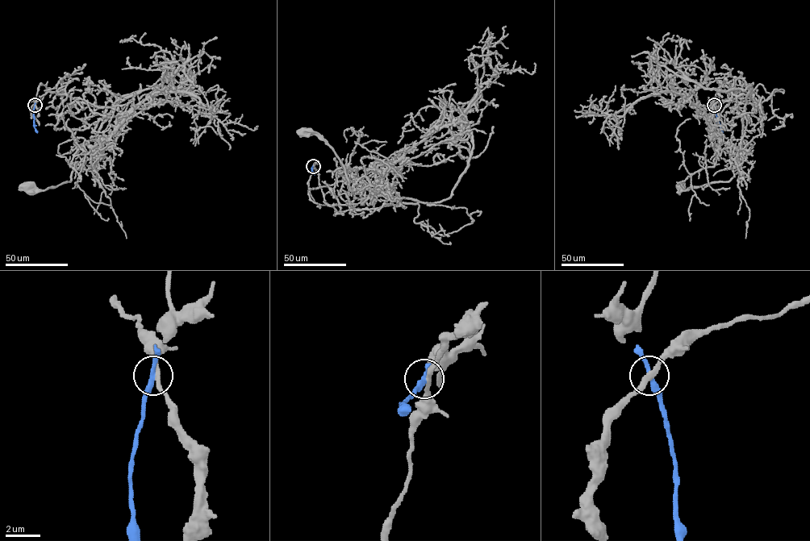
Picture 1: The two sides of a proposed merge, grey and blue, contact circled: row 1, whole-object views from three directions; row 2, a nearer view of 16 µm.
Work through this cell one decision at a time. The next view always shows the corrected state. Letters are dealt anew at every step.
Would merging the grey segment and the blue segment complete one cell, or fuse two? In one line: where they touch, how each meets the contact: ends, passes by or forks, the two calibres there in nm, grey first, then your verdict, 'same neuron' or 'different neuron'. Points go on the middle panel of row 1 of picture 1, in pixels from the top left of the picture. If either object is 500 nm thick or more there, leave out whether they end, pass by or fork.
(313, 166) | grey passes by | blue passes by | 280/280 nm | same neuron

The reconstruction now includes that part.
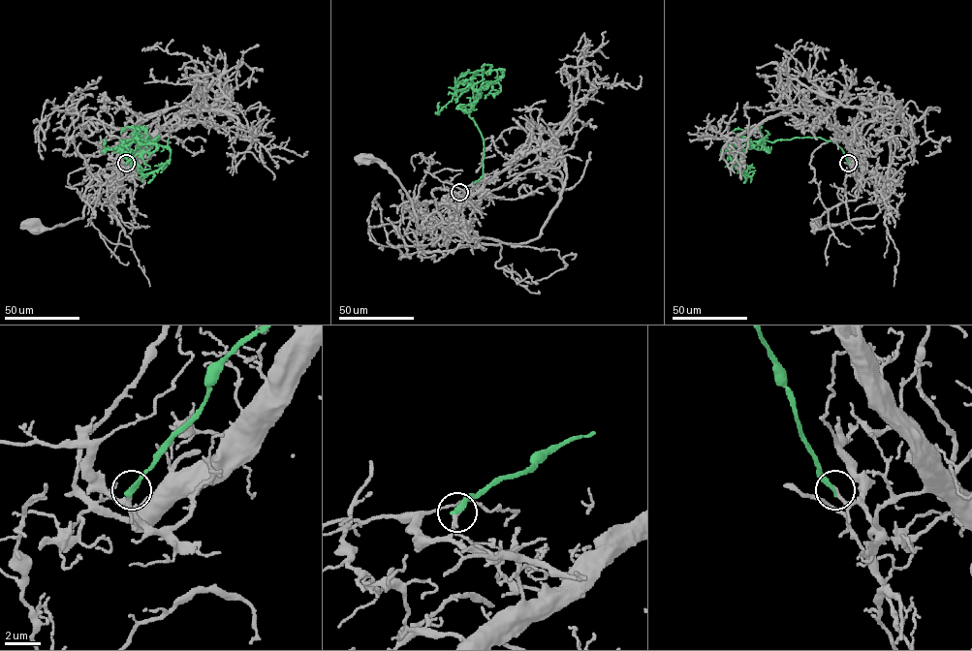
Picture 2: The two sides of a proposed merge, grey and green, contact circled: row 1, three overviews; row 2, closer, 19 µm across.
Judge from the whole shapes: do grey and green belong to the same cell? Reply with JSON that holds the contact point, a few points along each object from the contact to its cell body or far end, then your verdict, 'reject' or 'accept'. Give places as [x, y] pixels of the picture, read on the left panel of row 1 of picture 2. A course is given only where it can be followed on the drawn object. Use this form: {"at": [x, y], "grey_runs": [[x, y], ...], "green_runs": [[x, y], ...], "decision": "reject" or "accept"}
{"at": [126, 163], "grey_runs": [[126, 163], [128, 166], [132, 163], [92, 197], [82, 218], [52, 229], [30, 223]], "green_runs": [[126, 163], [149, 137], [135, 142], [157, 143], [170, 152], [160, 169], [139, 171], [150, 169]], "decision": "reject"}

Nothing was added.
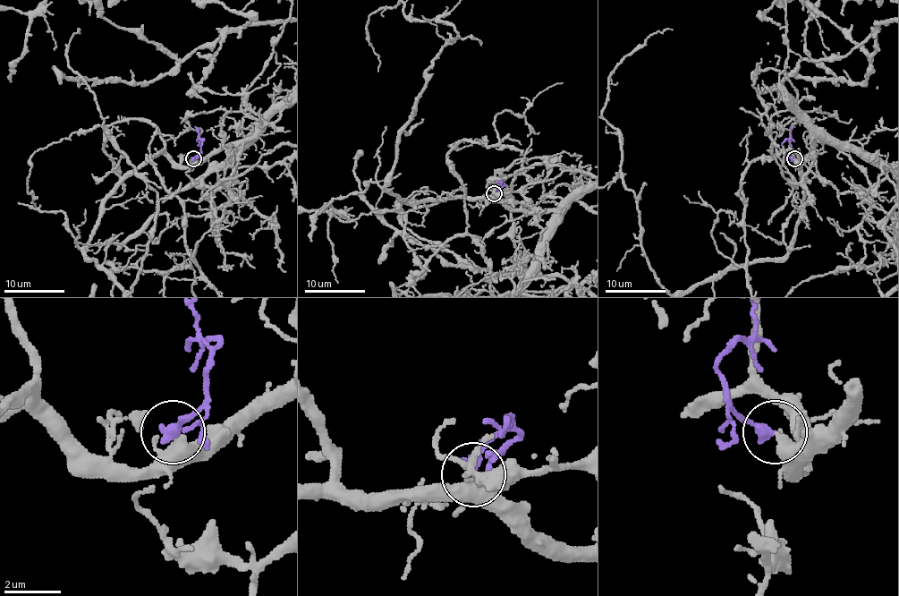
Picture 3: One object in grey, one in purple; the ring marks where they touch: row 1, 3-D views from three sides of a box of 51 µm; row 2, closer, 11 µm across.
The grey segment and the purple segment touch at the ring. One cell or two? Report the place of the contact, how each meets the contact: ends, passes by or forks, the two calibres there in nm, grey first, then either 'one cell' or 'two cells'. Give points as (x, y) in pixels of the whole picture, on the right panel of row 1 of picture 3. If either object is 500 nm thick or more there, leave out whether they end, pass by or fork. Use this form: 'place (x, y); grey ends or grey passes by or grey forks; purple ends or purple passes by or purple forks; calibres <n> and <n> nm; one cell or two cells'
place (794, 158); grey ends; purple ends; calibres 420 and 360 nm; one cell

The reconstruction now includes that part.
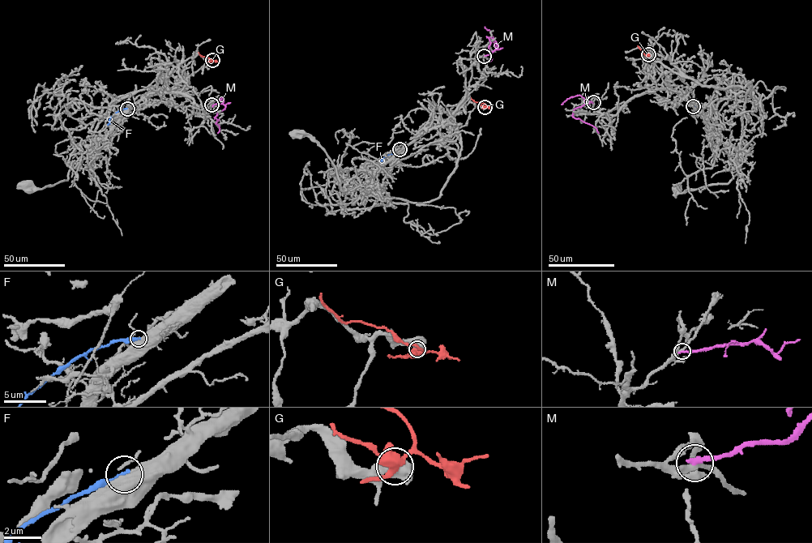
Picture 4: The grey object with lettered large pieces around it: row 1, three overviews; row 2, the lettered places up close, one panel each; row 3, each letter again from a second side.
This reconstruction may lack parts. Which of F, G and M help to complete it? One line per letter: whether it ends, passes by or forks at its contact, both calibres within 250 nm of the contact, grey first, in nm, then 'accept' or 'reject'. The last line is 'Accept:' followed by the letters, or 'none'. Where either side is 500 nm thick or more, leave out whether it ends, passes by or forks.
F: calibres 700 and 320 nm; reject
G: calibres 900 and 420 nm; reject
M: it ends; calibres 300 and 280 nm; reject
Accept: none

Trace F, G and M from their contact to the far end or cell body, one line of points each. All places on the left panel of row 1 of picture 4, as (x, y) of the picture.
F: (127, 108), (115, 113), (107, 125)
G: (212, 60), (198, 52)
M: (211, 104), (222, 104), (225, 106), (215, 117), (220, 127), (217, 133)

